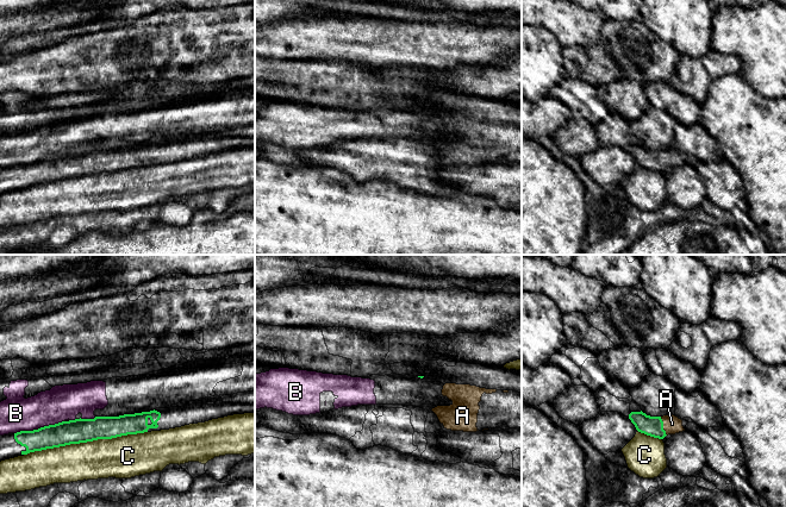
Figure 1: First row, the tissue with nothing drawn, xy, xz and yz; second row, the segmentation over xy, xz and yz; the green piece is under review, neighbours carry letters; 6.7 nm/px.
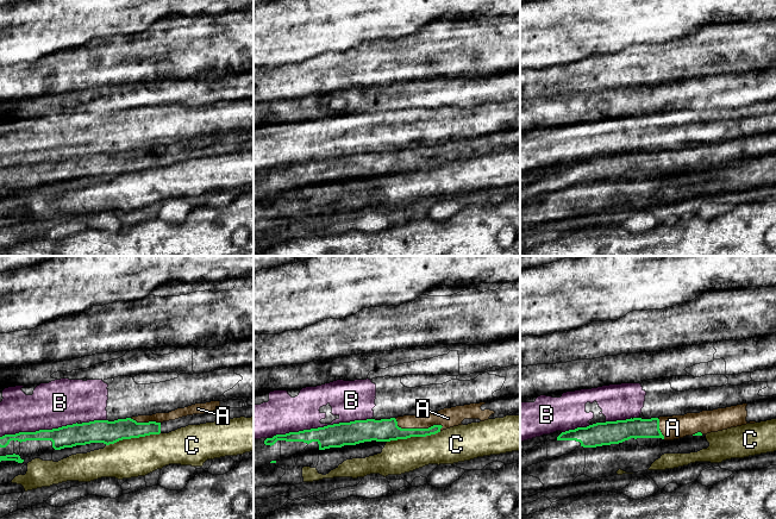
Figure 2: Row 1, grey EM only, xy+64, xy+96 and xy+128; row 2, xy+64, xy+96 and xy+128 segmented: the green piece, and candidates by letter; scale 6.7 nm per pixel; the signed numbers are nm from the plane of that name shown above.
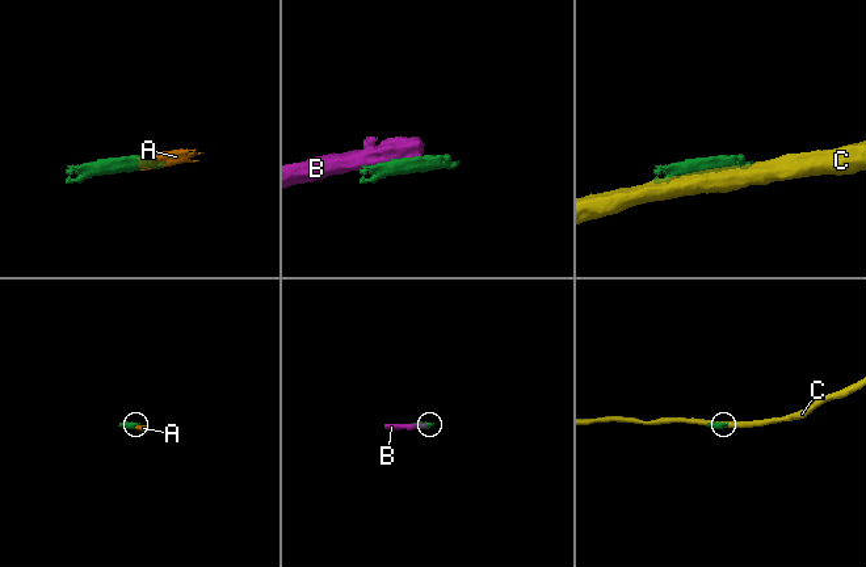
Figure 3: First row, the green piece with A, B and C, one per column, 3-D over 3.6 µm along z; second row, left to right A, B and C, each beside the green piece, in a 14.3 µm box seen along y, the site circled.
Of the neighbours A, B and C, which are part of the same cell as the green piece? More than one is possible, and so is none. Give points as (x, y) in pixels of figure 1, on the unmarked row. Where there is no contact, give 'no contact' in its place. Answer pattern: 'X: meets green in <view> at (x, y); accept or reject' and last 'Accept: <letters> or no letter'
A: meets green in yz at (662, 160); accept
B: meets green in xy at (38, 162); reject
C: meets green in xy at (85, 175); reject
Accept: A

